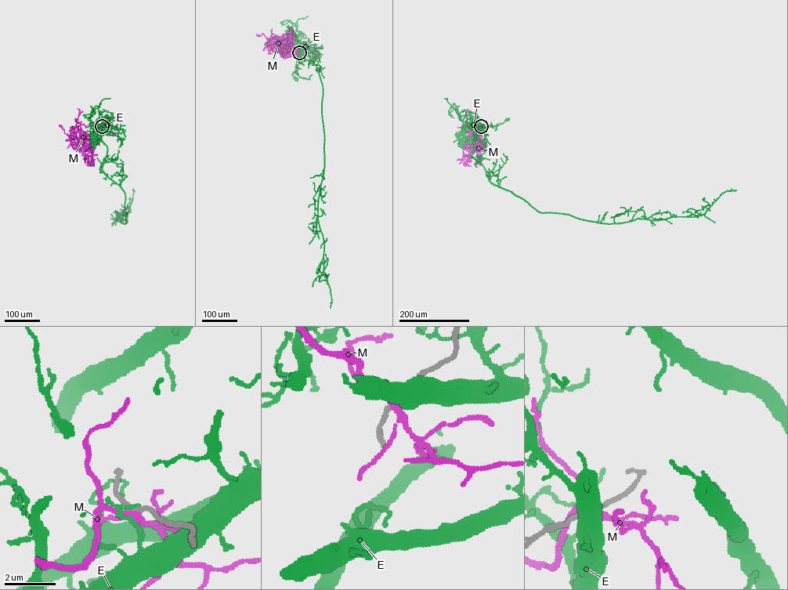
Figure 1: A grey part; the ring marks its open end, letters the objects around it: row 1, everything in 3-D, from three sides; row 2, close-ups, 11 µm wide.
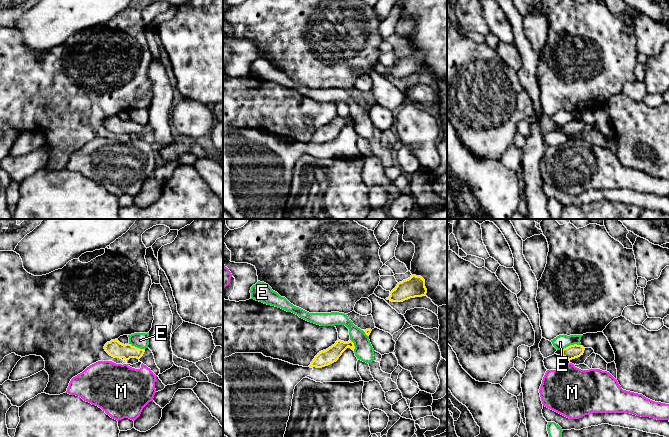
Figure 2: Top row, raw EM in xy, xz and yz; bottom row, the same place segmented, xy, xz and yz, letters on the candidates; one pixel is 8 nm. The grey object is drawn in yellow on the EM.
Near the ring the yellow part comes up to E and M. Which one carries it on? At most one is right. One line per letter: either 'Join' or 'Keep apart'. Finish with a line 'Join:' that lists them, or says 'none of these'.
E: Keep apart
M: Keep apart
Join: none of these

